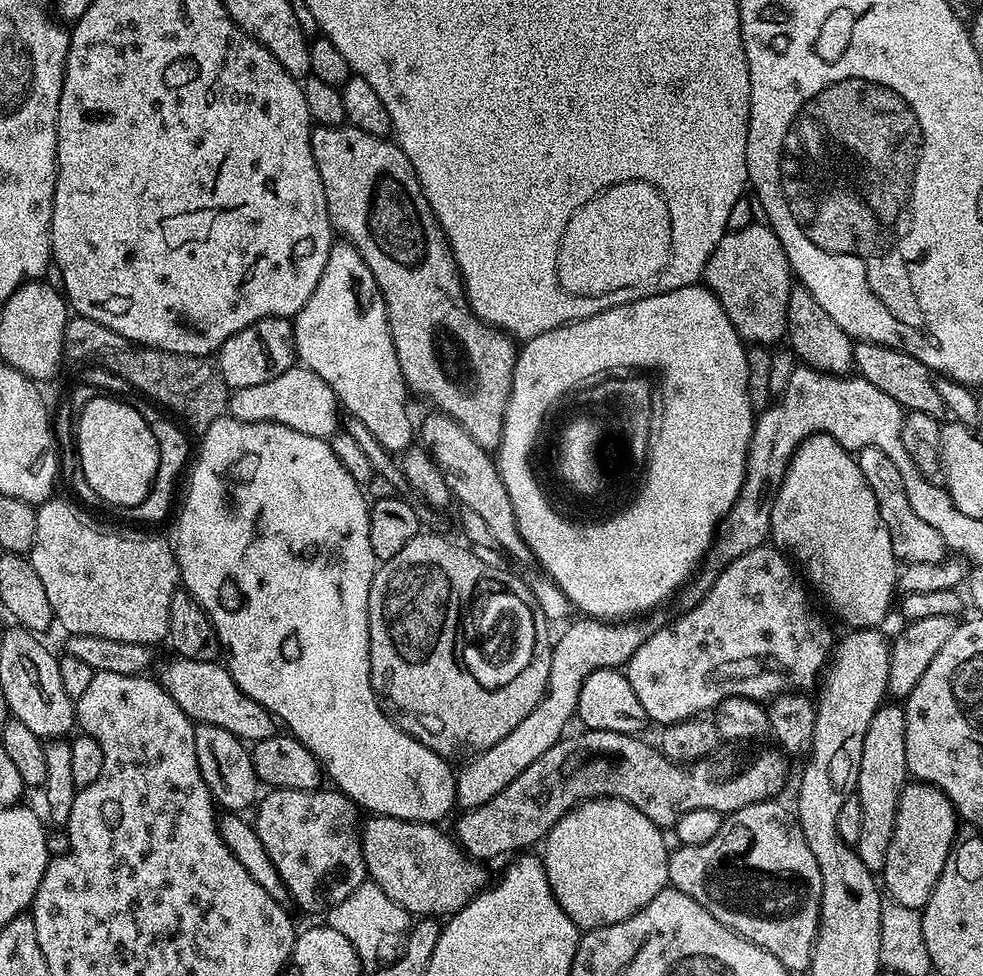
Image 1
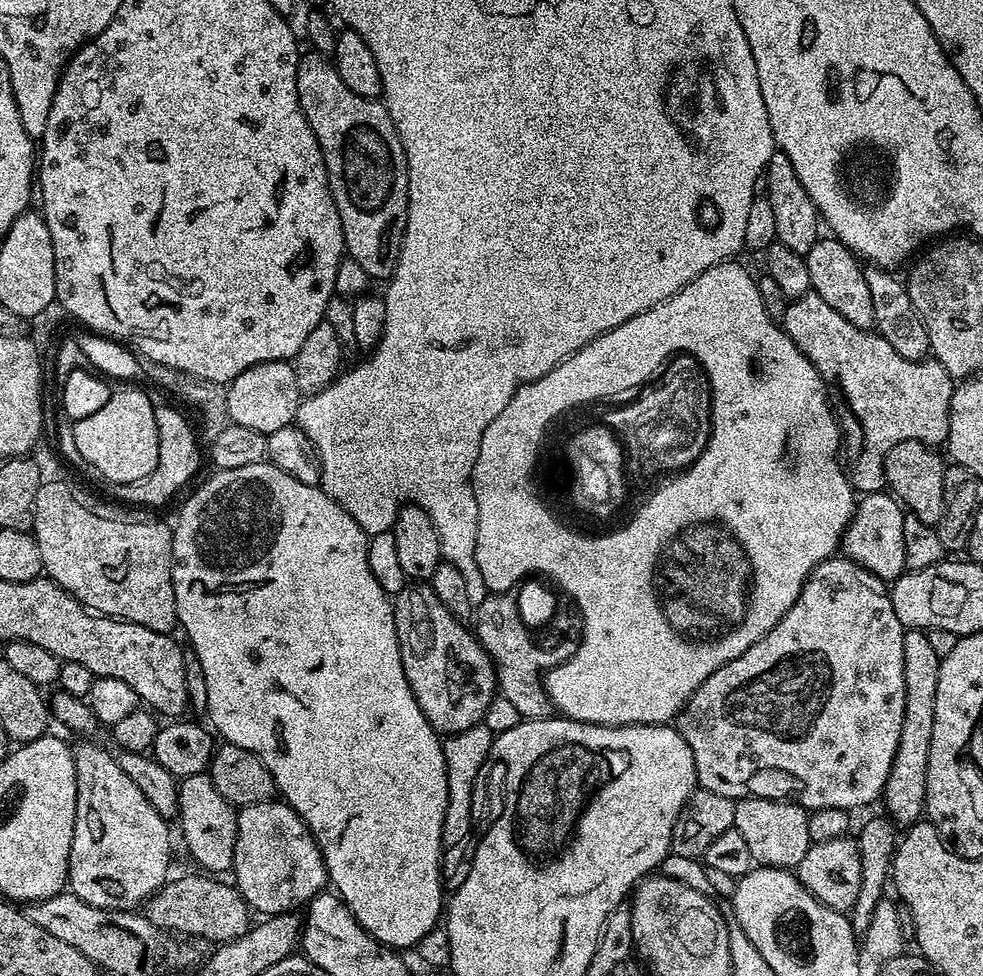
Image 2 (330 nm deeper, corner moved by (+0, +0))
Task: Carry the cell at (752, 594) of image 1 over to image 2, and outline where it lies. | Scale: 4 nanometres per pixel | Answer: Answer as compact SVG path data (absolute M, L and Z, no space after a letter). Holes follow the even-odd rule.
M833 558L822 561L810 575L808 580L802 586L802 590L798 594L798 598L794 602L794 606L790 606L790 610L786 610L776 625L774 625L768 633L762 638L758 638L758 642L754 642L754 646L750 646L750 650L746 650L746 654L742 654L738 658L734 658L730 662L726 662L726 666L722 666L718 670L714 670L714 674L710 674L710 678L706 678L706 682L702 682L702 686L698 686L698 690L688 699L684 709L680 711L678 717L678 727L682 738L686 738L686 746L690 746L690 750L694 754L694 766L696 767L697 785L706 790L714 790L714 794L722 794L728 796L731 800L739 800L747 796L761 796L764 800L783 800L785 798L792 801L793 804L799 804L805 810L817 812L823 808L843 808L845 810L853 810L852 808L864 808L867 804L872 804L881 799L884 795L884 787L886 786L886 778L890 774L890 766L894 762L894 754L898 750L898 738L902 738L902 714L906 706L906 694L908 693L908 683L904 677L904 634L905 626L902 622L898 622L898 614L894 614L894 606L890 595L890 588L883 580L879 580L874 574L870 574L870 570L866 570L860 564L854 563L847 558Z

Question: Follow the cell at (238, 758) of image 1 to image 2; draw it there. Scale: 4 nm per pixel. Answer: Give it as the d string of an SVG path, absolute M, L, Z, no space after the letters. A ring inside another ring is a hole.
M199 772L193 776L185 776L179 781L178 806L180 814L178 825L184 835L184 844L188 852L201 864L203 871L208 874L227 873L232 866L234 858L234 846L238 834L238 822L236 821L237 809L218 790L214 790L214 782L211 776Z

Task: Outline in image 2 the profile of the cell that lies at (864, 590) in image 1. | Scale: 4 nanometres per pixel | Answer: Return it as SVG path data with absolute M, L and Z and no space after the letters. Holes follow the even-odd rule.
M887 491L869 492L857 503L848 529L844 531L842 552L847 559L860 564L879 580L891 582L906 570L906 546L902 542L902 526L906 512L899 500Z

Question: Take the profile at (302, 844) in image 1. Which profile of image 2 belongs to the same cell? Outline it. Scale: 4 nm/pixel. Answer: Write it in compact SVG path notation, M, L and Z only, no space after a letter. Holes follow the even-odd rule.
M273 798L266 802L258 802L257 804L245 804L236 813L236 821L238 822L238 834L236 835L236 845L234 846L234 858L232 859L232 866L230 869L231 875L236 875L234 880L234 887L239 892L241 898L248 905L249 909L253 913L263 914L265 917L271 918L274 916L280 916L284 912L292 912L293 910L303 909L309 902L314 899L322 891L325 891L329 887L330 881L328 878L328 871L324 865L324 859L322 858L322 850L318 846L318 842L314 838L312 831L308 829L308 823L298 815L295 810L289 804L281 802L279 799Z

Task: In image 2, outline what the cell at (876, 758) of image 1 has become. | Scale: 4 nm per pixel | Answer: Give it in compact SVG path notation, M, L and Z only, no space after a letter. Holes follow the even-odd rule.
M908 630L904 634L904 677L908 685L906 706L902 714L902 738L898 738L898 750L890 766L882 797L883 811L893 824L911 826L921 819L926 798L926 766L930 762L930 734L934 734L934 687L931 685L938 678L940 669L938 655L927 642L927 631ZM921 680L928 684L919 688L916 683ZM904 824L904 825L903 825Z

